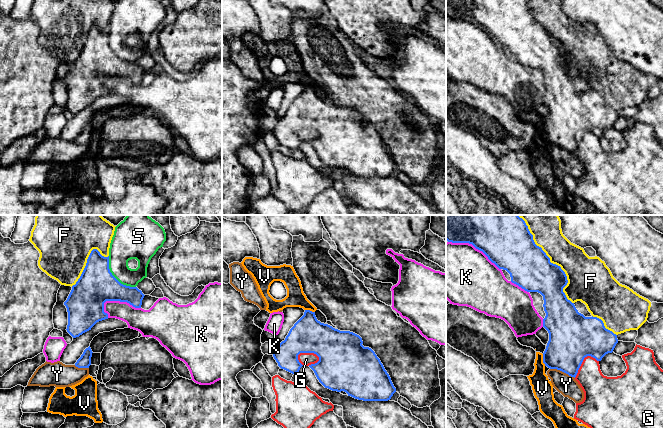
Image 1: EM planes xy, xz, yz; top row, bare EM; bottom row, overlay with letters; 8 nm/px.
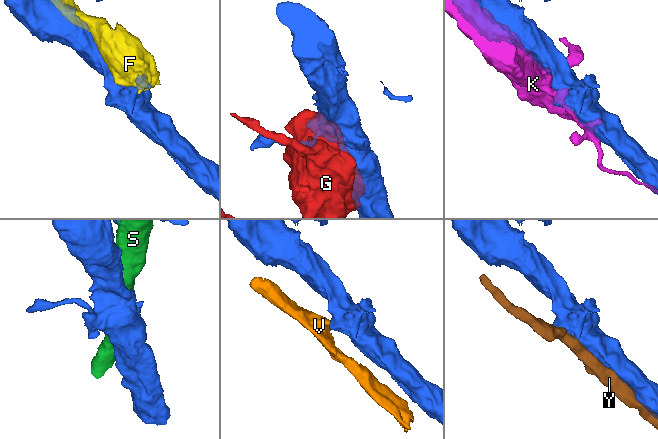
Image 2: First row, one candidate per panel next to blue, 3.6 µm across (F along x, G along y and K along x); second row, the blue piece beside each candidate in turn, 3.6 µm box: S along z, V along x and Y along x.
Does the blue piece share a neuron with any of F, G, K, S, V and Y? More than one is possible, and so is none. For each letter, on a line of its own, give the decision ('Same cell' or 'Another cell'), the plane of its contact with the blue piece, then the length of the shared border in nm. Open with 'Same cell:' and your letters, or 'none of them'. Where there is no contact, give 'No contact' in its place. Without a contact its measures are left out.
Same cell: none of them
F: Another cell. Touches blue in yz. Shared border 850 nm
G: Another cell. Touches blue in xz. Shared border 190 nm
K: Another cell. Touches blue in yz. Shared border 480 nm
S: Another cell. Touches blue in xy. Shared border 340 nm
V: Another cell. Touches blue in yz. Shared border 100 nm
Y: Another cell. Touches blue in yz. Shared border 220 nm

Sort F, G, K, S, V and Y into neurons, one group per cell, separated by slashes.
F / G / K / S / V / Y

